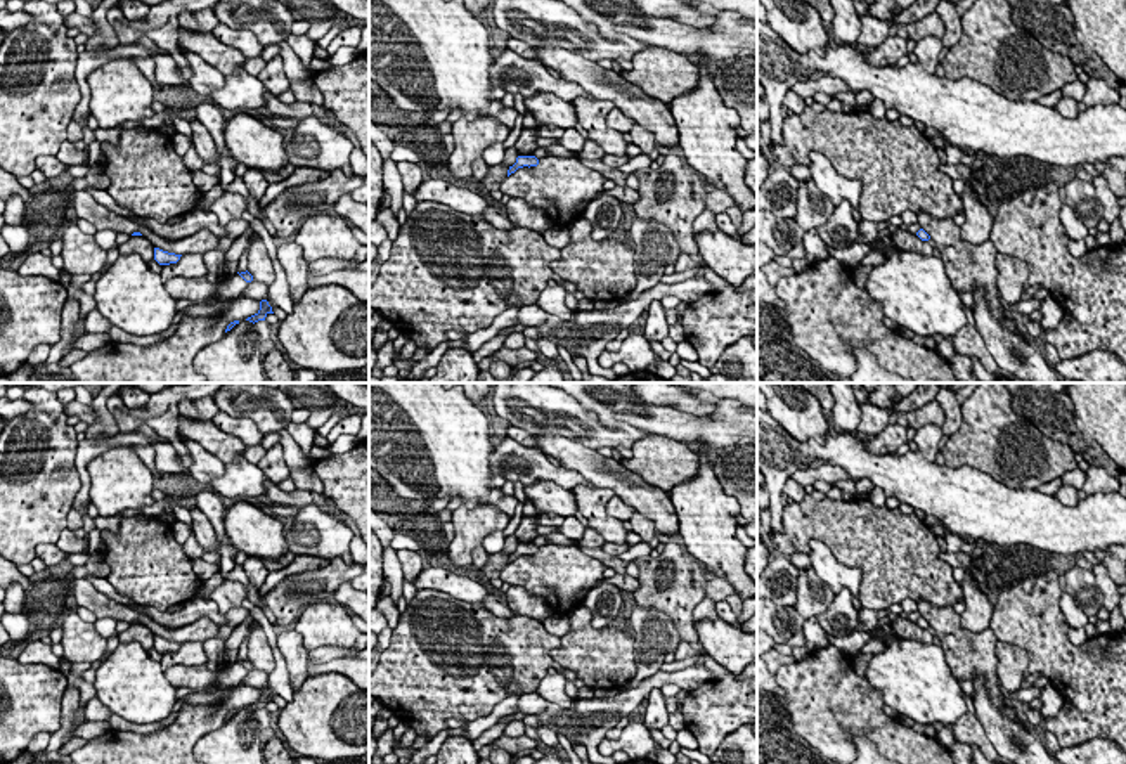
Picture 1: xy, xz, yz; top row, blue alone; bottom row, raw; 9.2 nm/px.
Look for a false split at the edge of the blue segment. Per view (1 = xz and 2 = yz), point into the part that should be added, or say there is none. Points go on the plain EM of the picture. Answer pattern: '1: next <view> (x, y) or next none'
1: next none
2: next none

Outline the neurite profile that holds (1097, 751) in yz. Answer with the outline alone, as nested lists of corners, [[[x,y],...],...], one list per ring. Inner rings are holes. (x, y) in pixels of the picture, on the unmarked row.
[[[1093,738],[1076,747],[1062,747],[1053,757],[1060,764],[1126,764],[1126,752],[1103,738]]]

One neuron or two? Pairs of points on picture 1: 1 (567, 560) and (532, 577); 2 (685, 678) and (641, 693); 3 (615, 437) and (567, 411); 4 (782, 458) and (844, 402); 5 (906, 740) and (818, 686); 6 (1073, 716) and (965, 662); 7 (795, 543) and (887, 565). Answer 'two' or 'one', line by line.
1: one
2: one
3: one
4: two
5: one
6: two
7: one

